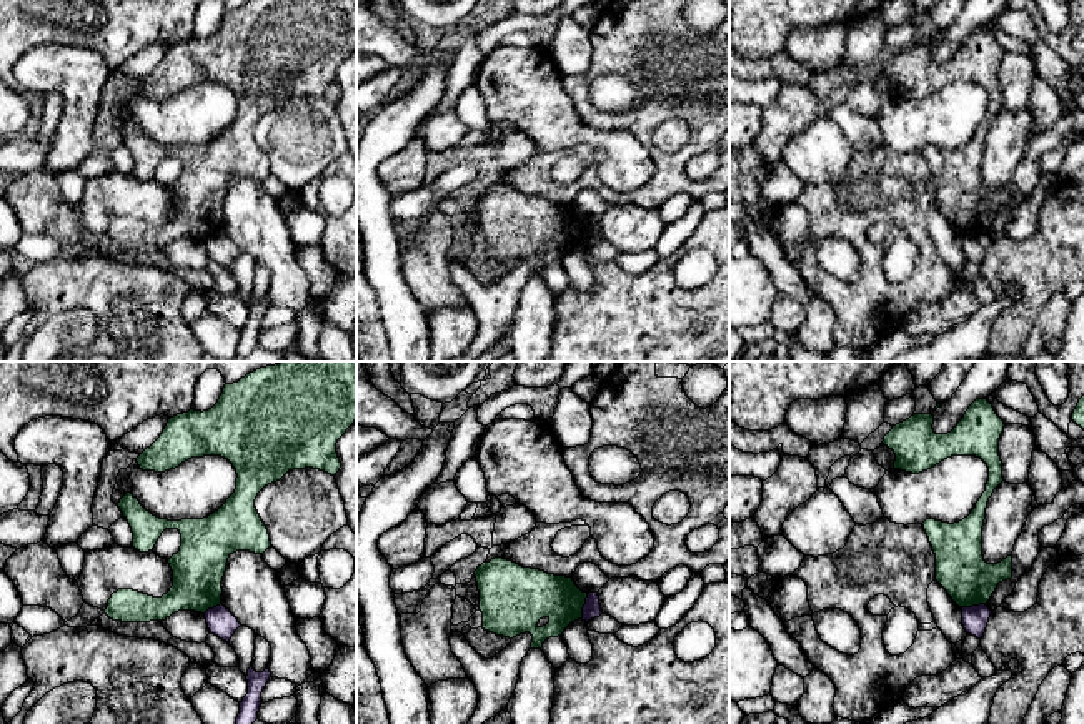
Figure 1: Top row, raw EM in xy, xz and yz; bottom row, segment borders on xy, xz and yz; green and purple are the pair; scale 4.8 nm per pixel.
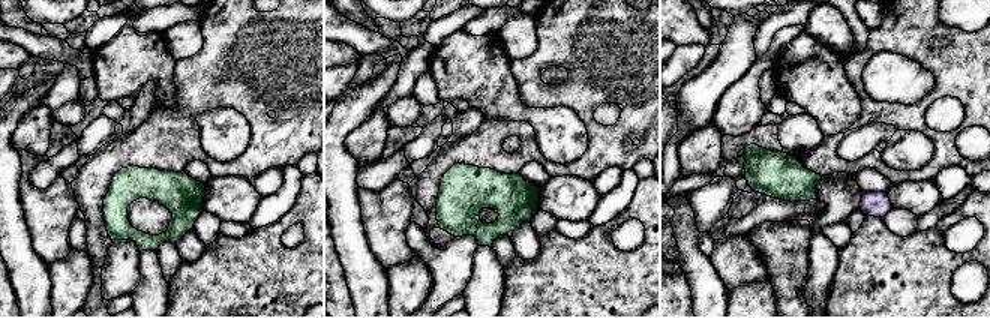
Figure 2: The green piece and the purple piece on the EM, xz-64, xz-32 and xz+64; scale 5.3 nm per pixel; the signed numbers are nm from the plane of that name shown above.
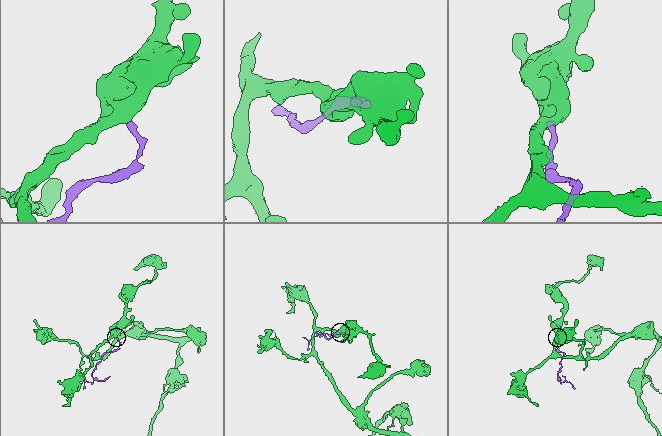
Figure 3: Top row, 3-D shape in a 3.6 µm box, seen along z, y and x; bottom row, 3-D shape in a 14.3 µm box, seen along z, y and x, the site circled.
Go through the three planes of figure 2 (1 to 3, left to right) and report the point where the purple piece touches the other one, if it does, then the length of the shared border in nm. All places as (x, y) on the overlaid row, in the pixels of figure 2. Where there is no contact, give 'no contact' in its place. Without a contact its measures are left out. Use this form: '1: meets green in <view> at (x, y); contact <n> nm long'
1: no contact
2: no contact
3: no contact

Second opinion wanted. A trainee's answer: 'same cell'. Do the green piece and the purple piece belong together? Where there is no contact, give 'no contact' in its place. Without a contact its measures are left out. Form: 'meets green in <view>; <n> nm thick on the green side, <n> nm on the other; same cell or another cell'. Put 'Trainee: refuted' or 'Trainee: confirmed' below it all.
meets green in xz; 240 nm thick on the green side, 90 nm on the other; another cell
Trainee: refuted

